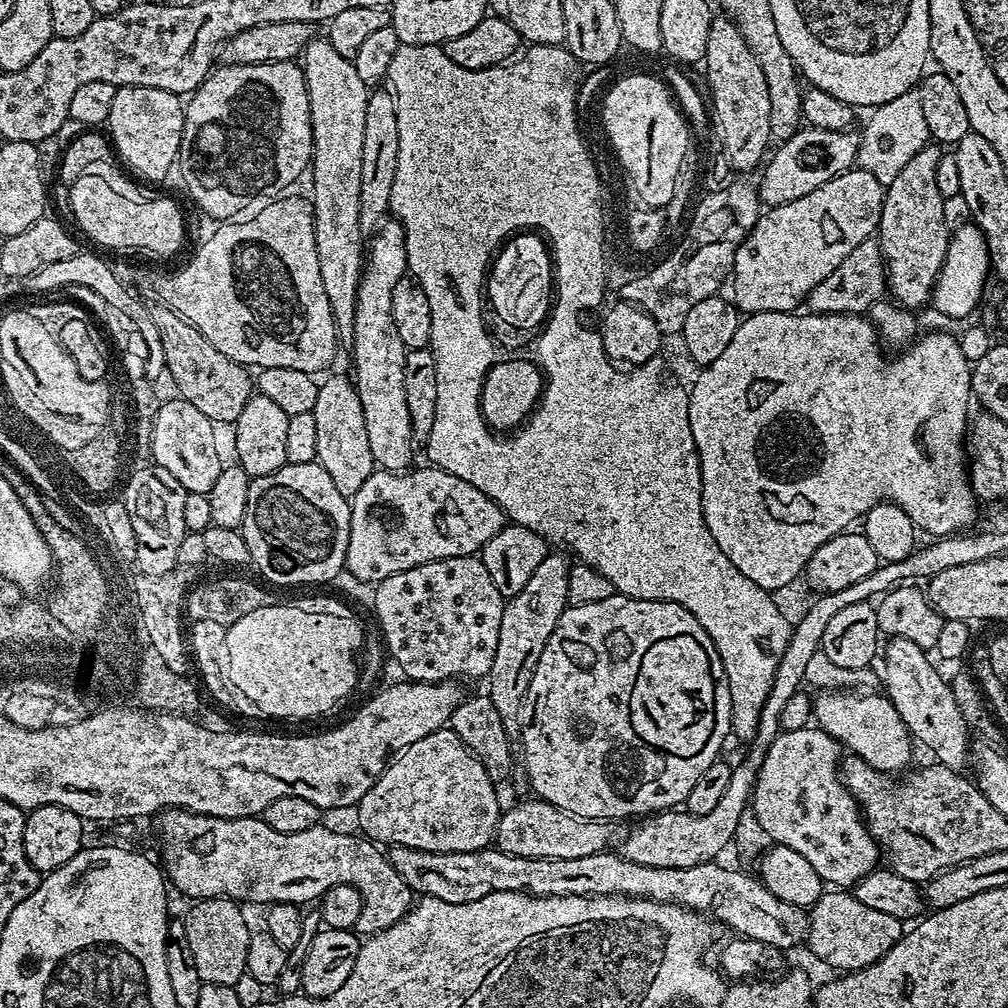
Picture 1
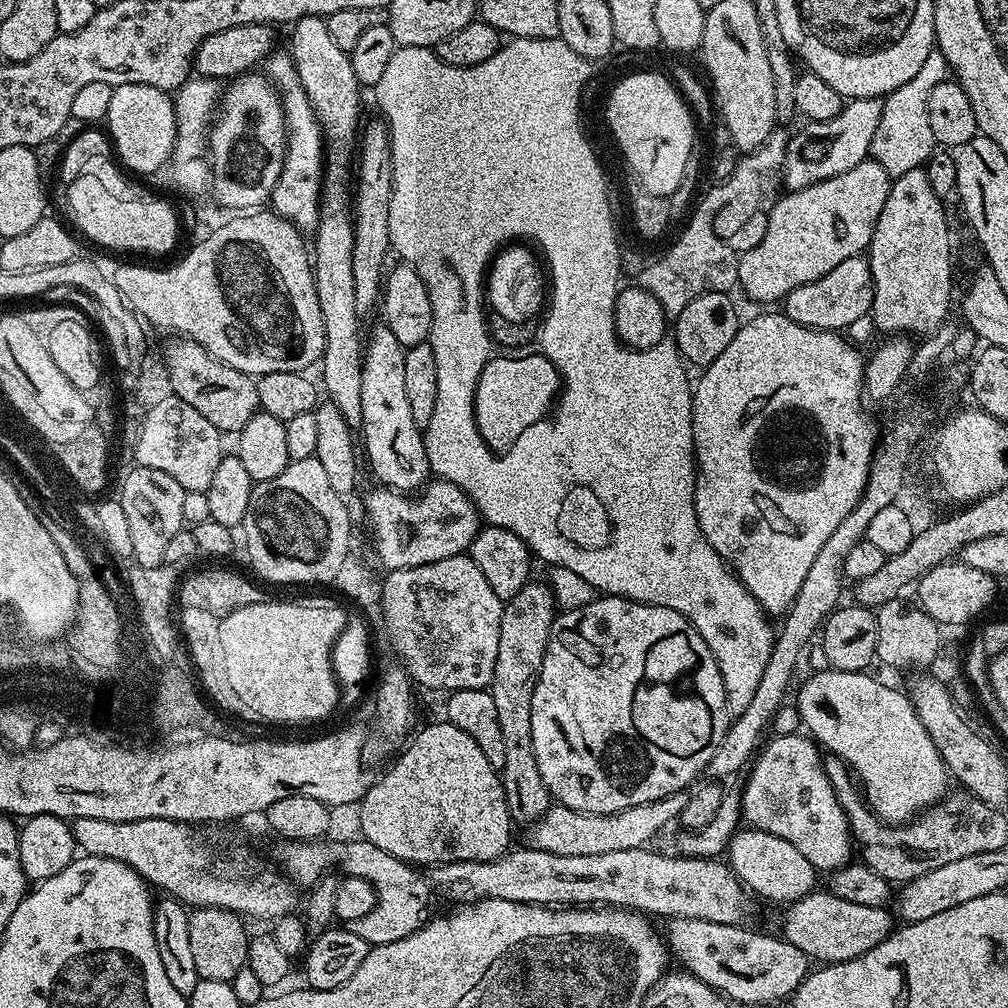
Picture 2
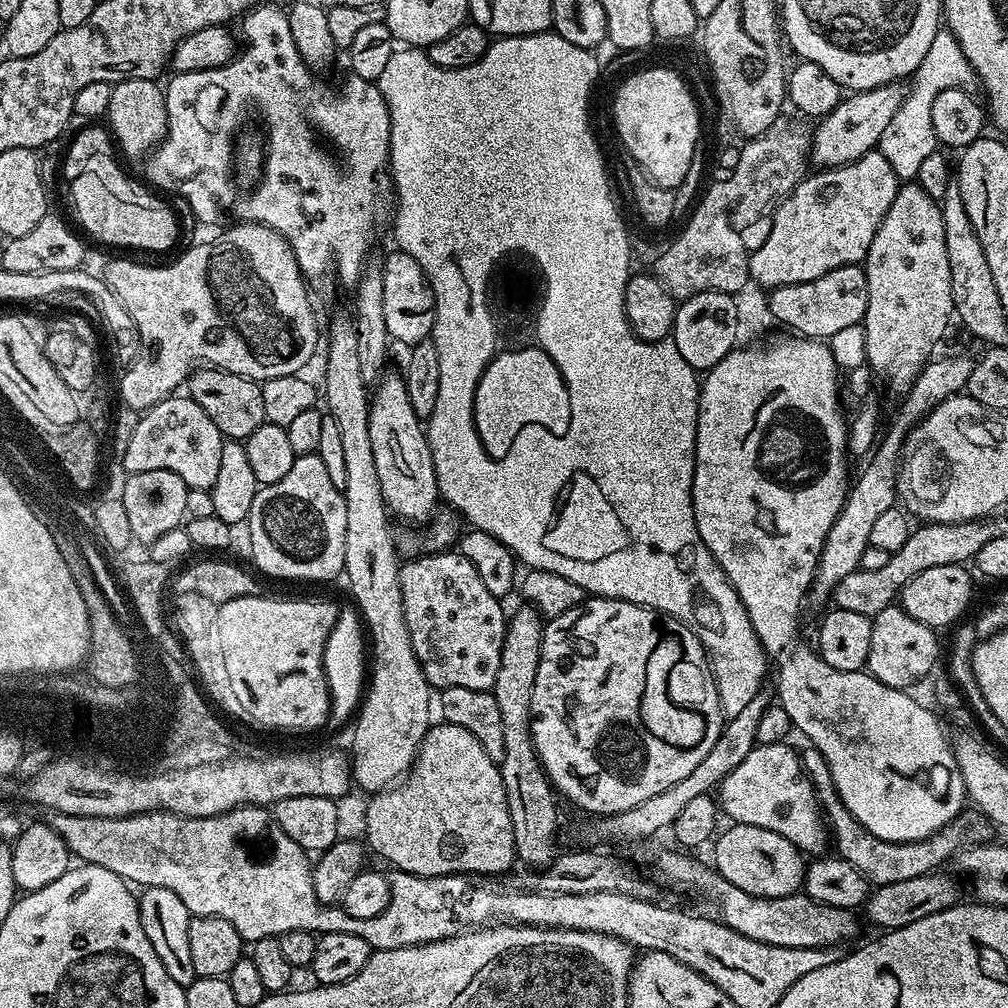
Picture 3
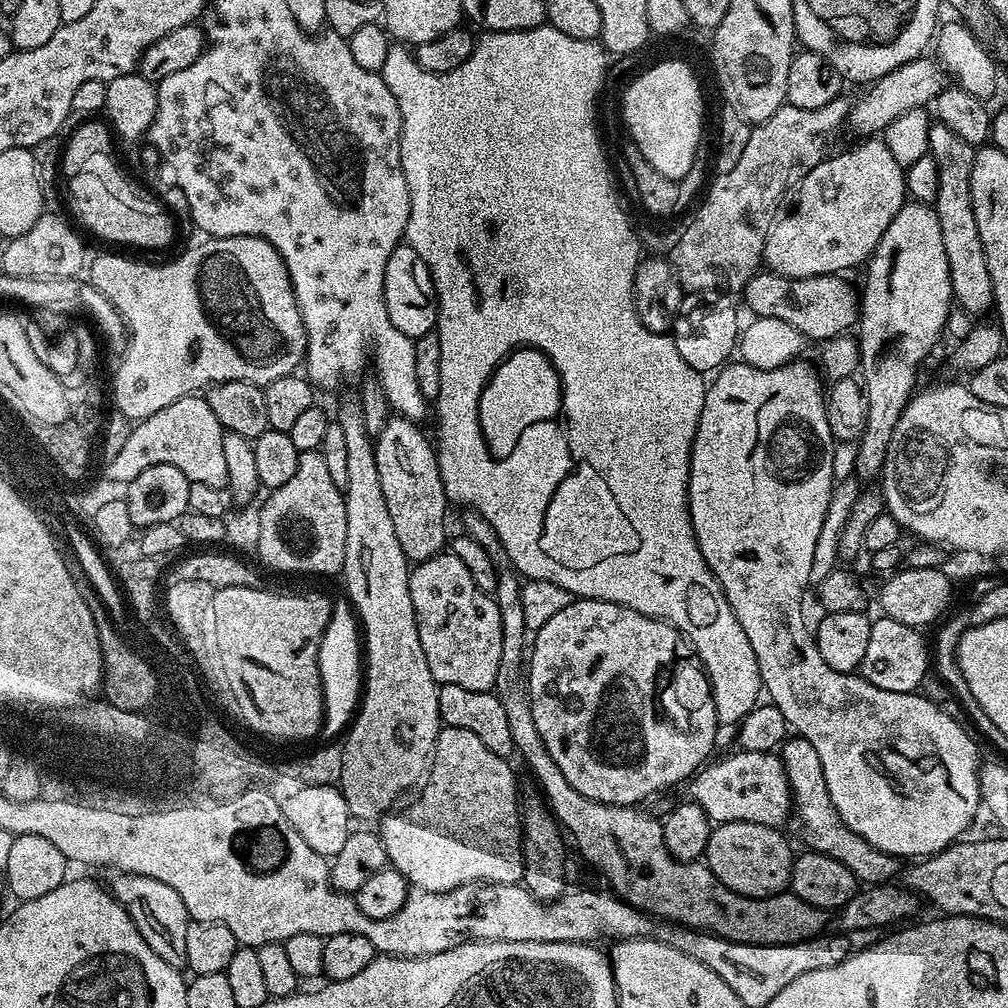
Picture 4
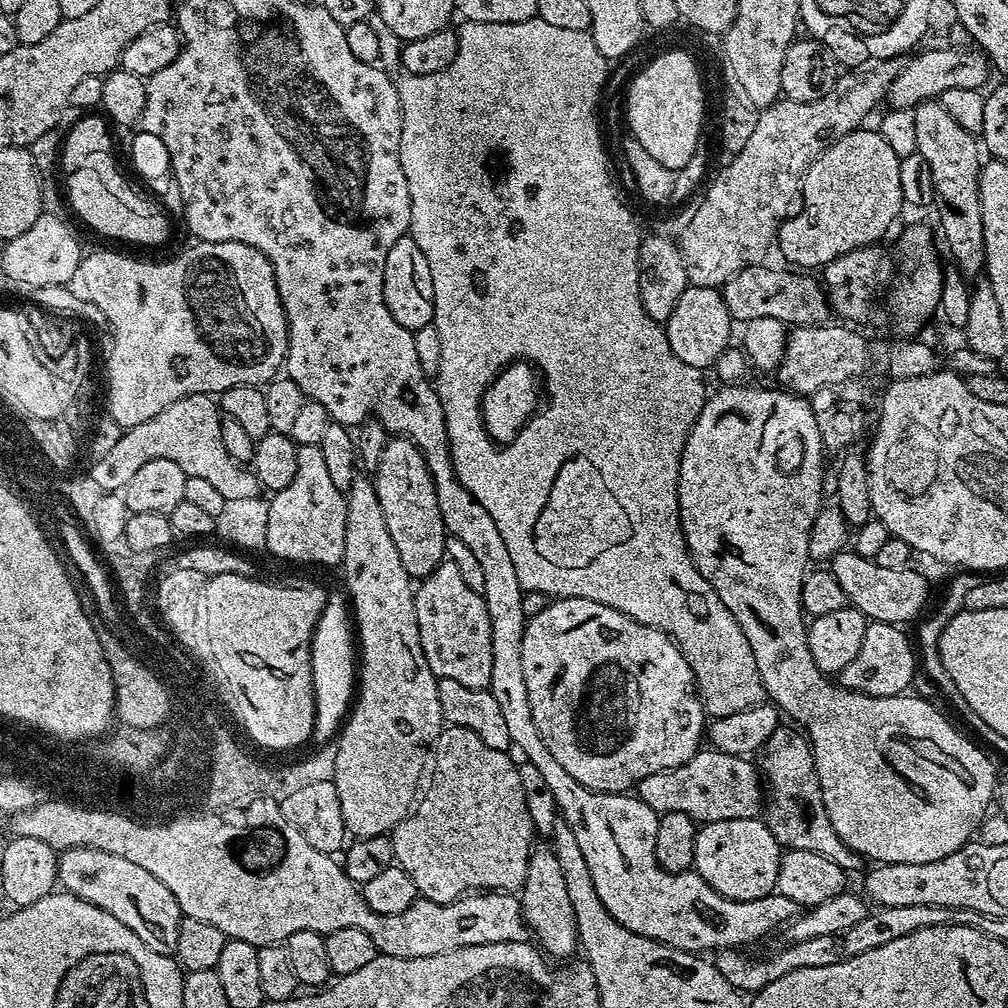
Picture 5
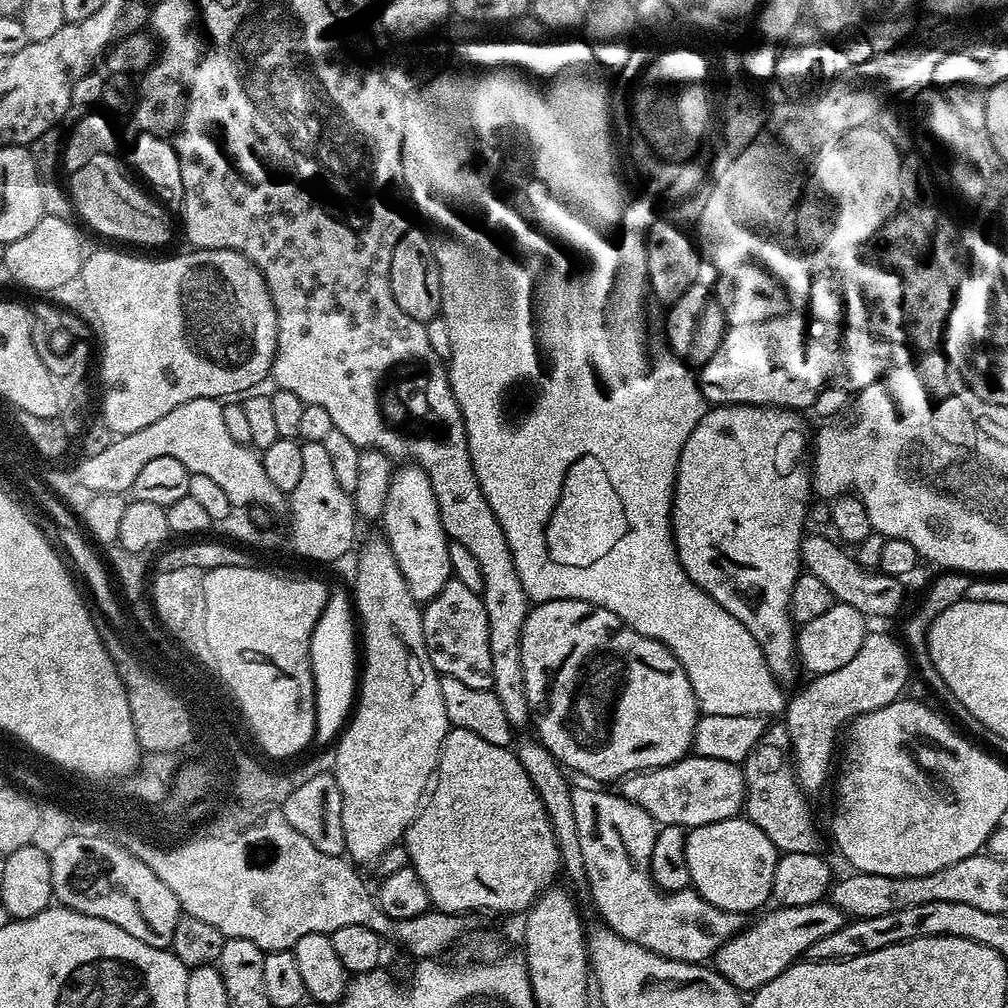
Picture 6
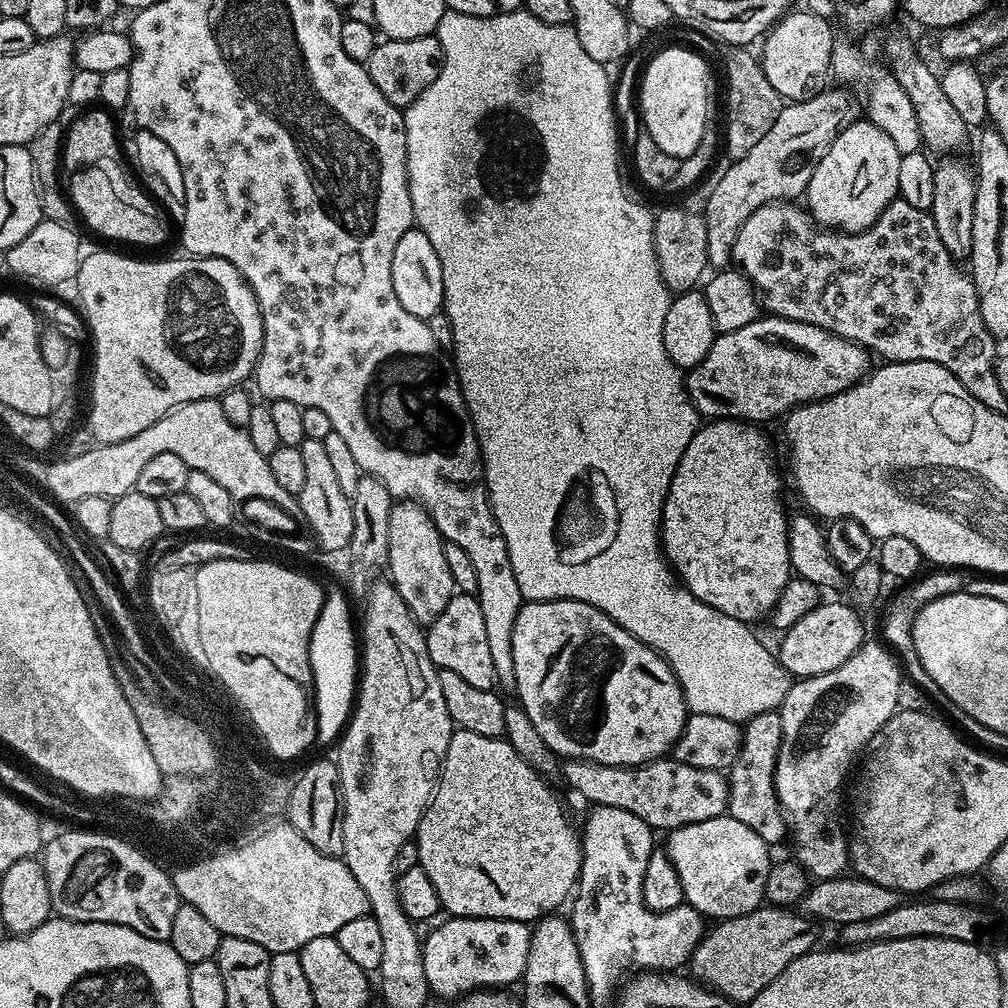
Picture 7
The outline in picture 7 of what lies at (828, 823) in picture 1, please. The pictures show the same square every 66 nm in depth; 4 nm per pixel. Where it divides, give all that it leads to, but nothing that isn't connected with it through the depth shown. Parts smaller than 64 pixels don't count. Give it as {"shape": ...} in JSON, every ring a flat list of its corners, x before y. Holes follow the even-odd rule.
{"shape":[[671,758,652,760,635,768,565,759,562,780,578,795,585,796,589,805,618,806,618,810,630,810,654,830,671,830,694,822,706,822,706,818,722,816,728,811,728,781,723,771,686,766]]}

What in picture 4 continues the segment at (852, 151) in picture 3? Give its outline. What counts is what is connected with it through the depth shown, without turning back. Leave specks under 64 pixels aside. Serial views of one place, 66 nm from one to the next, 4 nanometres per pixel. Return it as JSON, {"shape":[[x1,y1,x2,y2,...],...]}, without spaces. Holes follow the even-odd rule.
{"shape":[[923,56,904,63,890,74,875,81,863,98,853,103,853,108,849,112,849,129,852,128,862,138,883,133,889,125,907,111,925,107,935,101,937,94,947,87,947,84,947,75,938,62,931,57]]}

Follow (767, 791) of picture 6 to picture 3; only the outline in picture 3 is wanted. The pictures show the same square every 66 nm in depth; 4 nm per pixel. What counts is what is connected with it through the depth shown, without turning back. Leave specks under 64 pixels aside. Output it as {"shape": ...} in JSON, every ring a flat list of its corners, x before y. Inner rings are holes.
{"shape":[[808,746,805,749,802,752,804,772,814,786,817,800,820,801,822,815,830,829,831,839,834,841,835,855,850,862,850,866,854,866,854,870,858,870,868,879,869,885,879,886,890,882,902,882,906,878,918,878,935,873,939,869,936,867,948,855,949,859,965,843,963,840,967,836,983,837,980,835,990,828,989,821,979,814,971,814,972,816,961,814,948,827,936,832,930,838,918,842,899,844,898,842,886,842,882,838,874,838,874,834,870,834,870,830,863,828,858,822,858,818,854,818,854,814,850,814,850,810,846,810,842,798,836,792,826,758,822,758,822,754,817,748]]}

